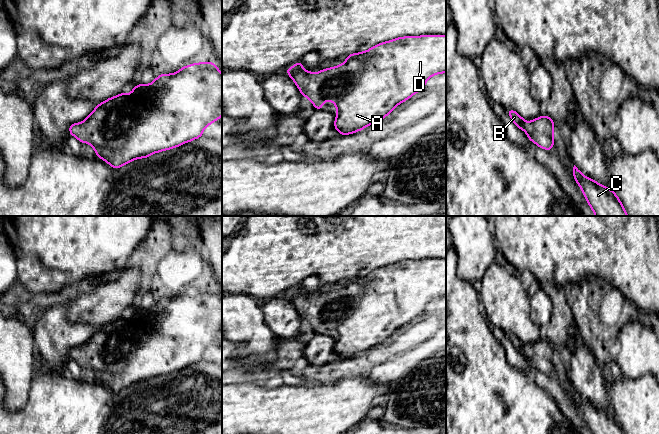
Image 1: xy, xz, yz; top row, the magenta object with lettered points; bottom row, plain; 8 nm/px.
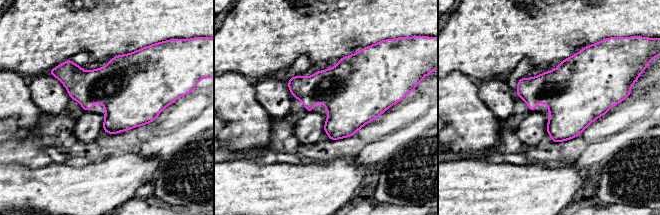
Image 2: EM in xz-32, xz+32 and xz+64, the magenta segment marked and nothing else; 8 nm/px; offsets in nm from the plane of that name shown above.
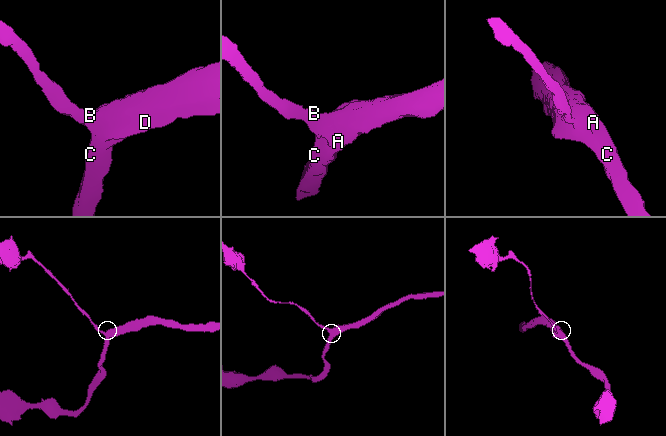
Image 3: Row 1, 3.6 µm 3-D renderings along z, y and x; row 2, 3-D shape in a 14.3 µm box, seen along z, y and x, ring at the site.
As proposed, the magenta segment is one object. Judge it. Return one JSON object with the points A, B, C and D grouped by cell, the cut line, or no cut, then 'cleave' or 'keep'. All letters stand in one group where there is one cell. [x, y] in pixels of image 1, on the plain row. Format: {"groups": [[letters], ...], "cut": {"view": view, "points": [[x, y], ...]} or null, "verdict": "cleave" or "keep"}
{"groups": [["A", "B", "C", "D"]], "cut": null, "verdict": "keep"}

